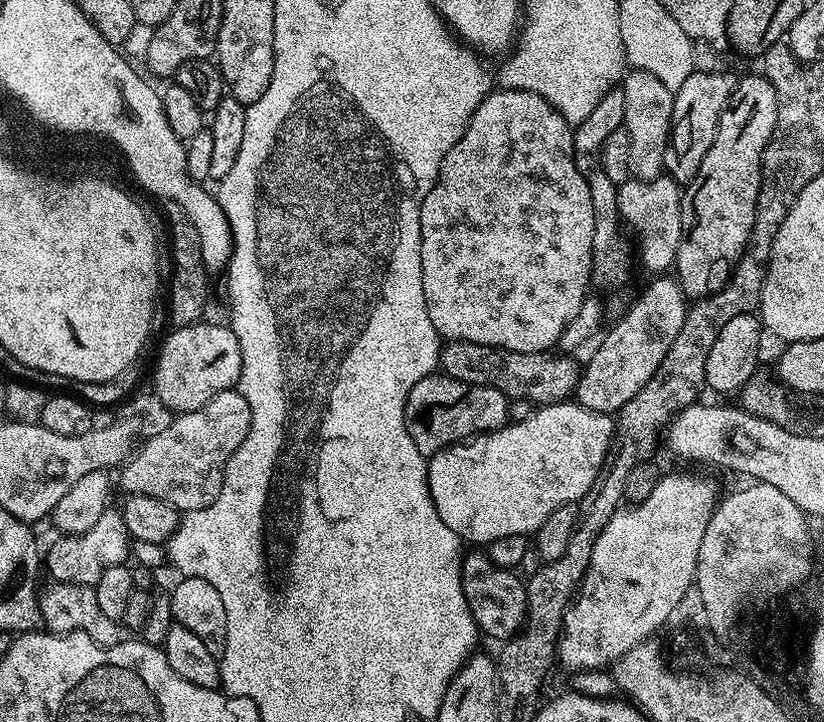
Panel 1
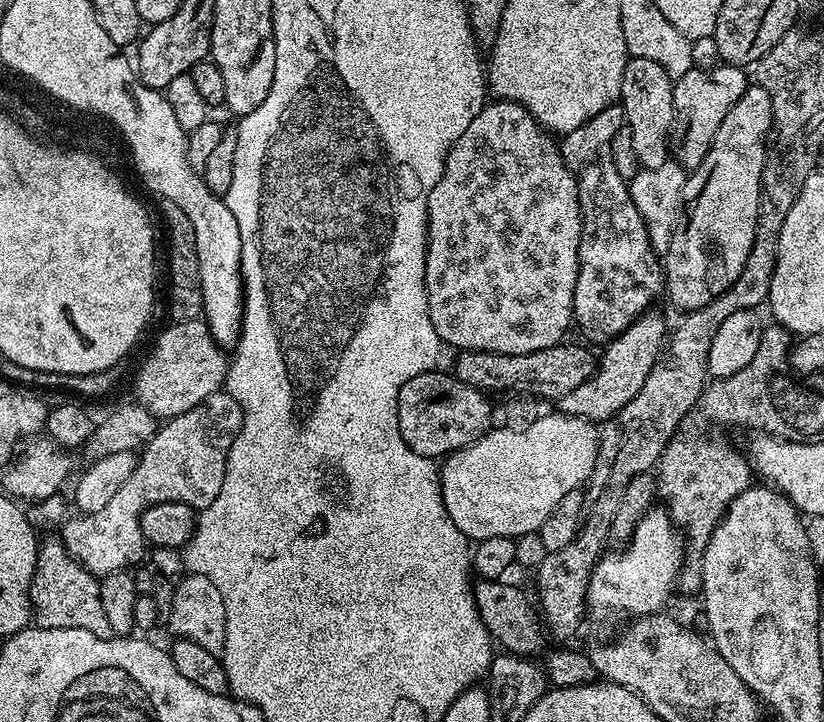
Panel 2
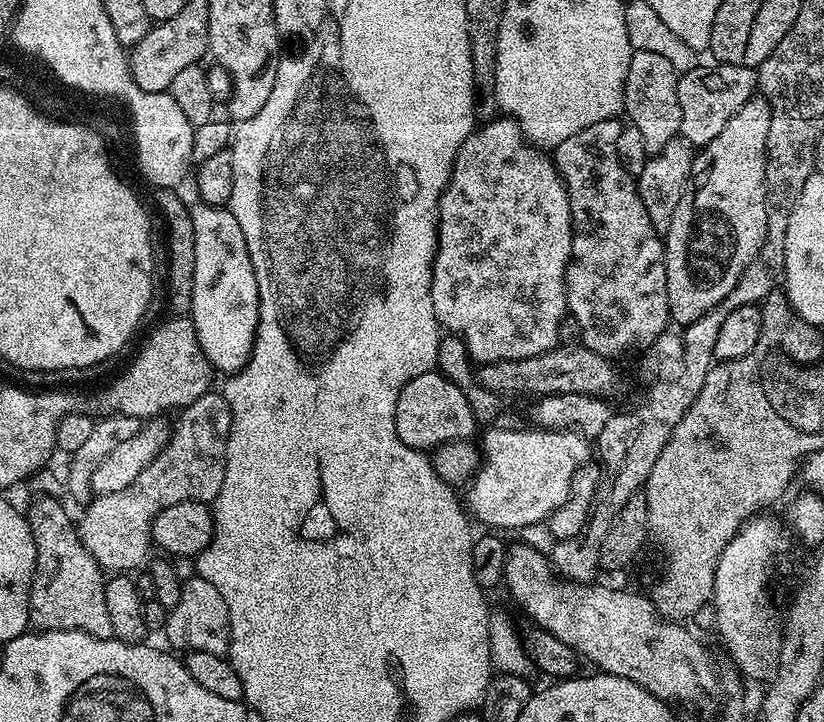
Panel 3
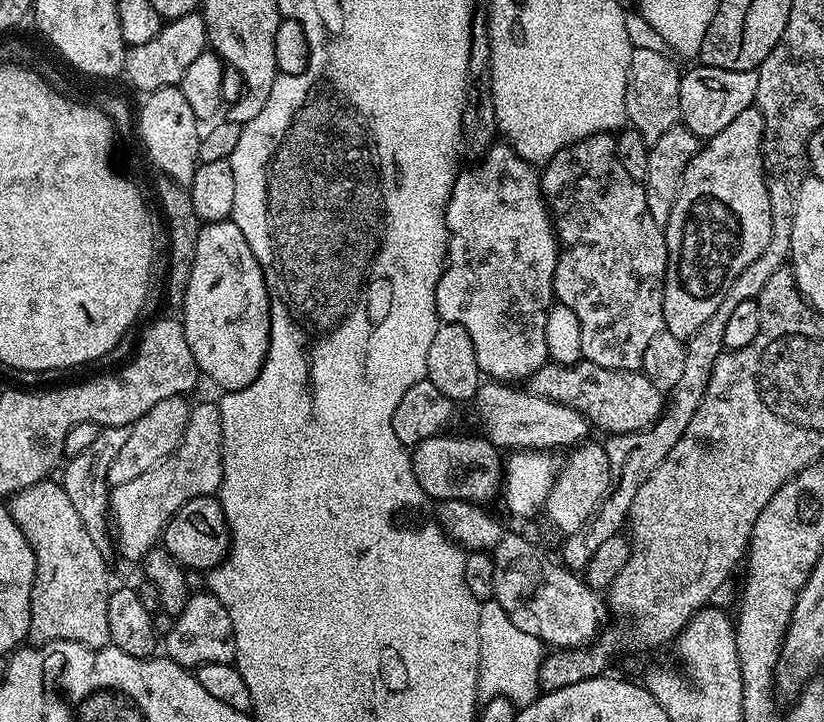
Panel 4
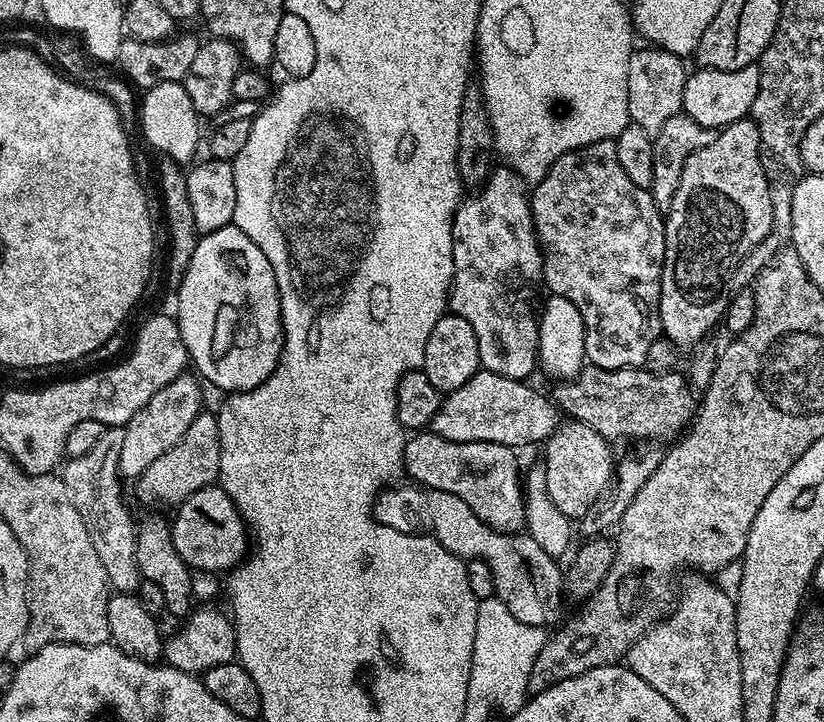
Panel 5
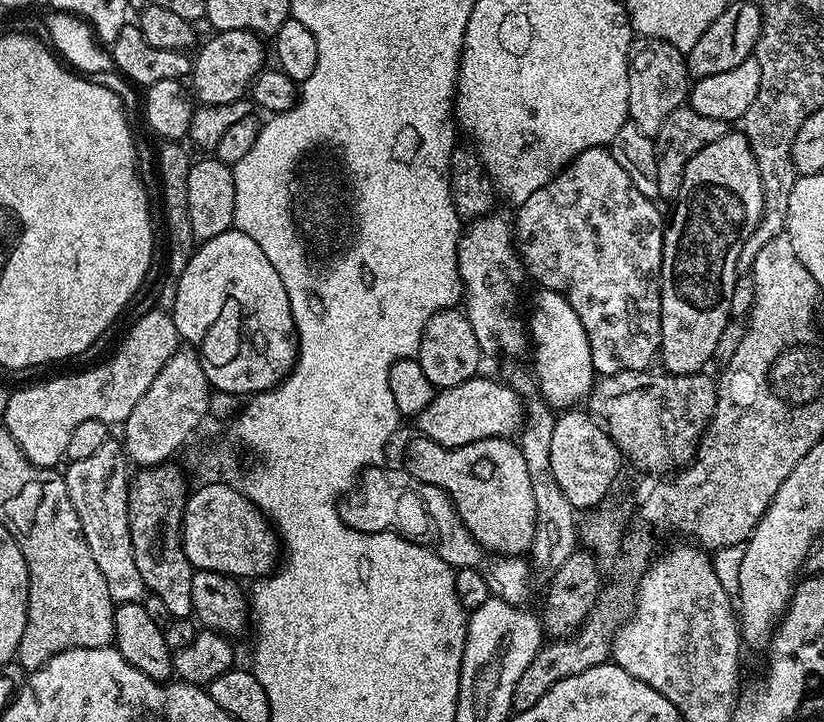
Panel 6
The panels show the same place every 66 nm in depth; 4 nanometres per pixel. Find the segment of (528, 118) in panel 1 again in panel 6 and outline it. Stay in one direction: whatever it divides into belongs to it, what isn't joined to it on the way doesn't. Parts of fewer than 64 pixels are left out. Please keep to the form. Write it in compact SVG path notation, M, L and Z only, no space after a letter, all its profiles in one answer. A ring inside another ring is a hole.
M504 216L475 217L472 224L460 233L460 240L456 243L458 254L458 270L462 285L462 311L467 316L470 326L474 330L474 338L478 338L478 346L485 357L488 356L520 356L530 348L530 332L526 327L526 320L516 316L520 308L520 283L526 280L526 273L522 257L514 239L514 224Z

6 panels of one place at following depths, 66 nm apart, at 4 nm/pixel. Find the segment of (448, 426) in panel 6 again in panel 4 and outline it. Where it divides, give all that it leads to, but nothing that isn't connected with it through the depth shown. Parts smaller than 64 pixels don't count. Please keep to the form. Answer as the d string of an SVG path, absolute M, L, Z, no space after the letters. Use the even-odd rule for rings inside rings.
M484 382L474 397L476 416L480 419L479 431L500 450L556 450L589 439L590 421L576 408L542 398L523 387L508 382Z

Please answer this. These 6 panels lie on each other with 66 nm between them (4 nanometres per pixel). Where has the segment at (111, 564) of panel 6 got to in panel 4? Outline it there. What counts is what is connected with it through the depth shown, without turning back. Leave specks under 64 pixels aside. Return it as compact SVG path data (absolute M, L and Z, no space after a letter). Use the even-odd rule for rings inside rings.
M100 428L98 438L94 438L82 454L71 457L64 468L62 483L70 502L74 502L74 510L78 510L78 518L82 518L82 526L86 526L86 534L94 538L94 546L108 554L113 551L114 544L110 539L110 485L108 470L110 462L114 462L114 454L125 444L128 437L128 428Z

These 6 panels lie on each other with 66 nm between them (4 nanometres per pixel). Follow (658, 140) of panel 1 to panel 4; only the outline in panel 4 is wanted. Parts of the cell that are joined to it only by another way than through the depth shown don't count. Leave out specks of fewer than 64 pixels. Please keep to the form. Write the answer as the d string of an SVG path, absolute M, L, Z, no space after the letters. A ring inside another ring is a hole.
M632 49L630 70L626 78L626 114L628 124L651 146L666 134L666 130L677 127L680 119L680 77L679 68L667 51Z

